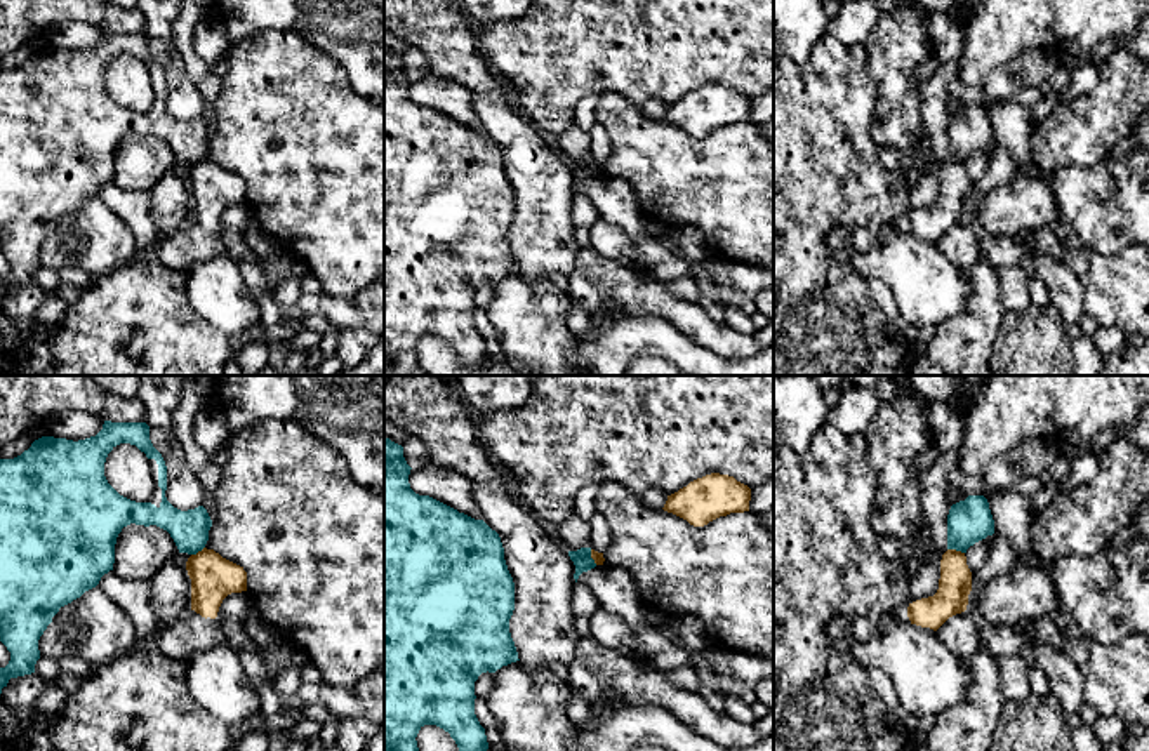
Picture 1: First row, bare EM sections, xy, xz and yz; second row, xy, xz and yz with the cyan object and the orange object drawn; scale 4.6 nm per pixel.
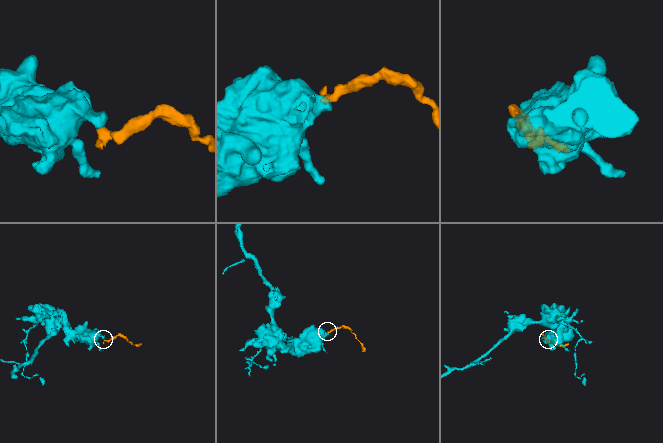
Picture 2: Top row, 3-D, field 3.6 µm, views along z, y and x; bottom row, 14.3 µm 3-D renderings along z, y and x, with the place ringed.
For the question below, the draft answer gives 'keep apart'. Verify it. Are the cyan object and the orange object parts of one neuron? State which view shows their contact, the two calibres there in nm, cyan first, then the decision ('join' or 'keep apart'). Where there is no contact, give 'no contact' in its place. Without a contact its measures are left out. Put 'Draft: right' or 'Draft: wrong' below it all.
yz | 200/160 nm | keep apart
Draft: right

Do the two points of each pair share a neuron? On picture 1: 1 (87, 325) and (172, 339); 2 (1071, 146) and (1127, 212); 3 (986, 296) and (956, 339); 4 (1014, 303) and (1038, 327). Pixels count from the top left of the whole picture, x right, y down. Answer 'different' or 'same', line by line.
1: same
2: different
3: same
4: different

